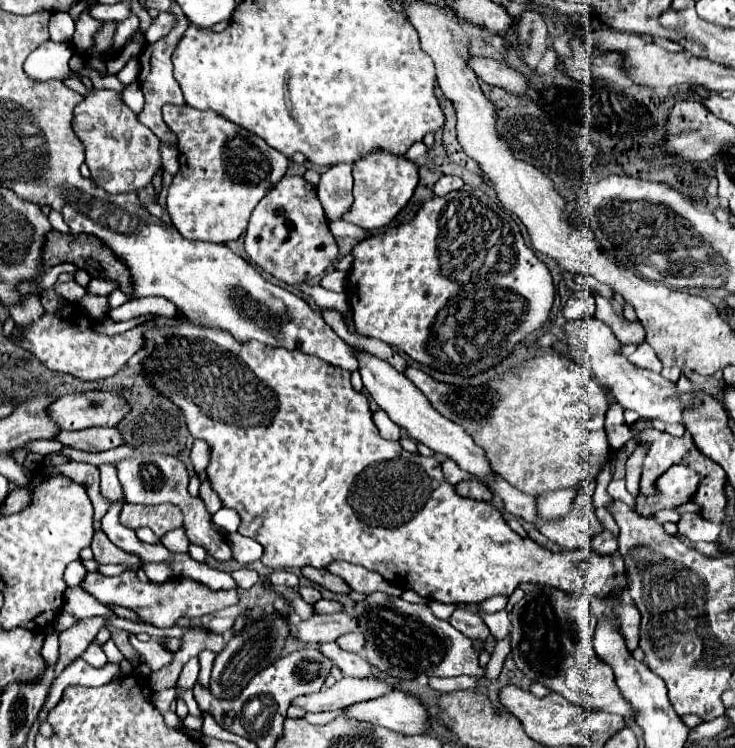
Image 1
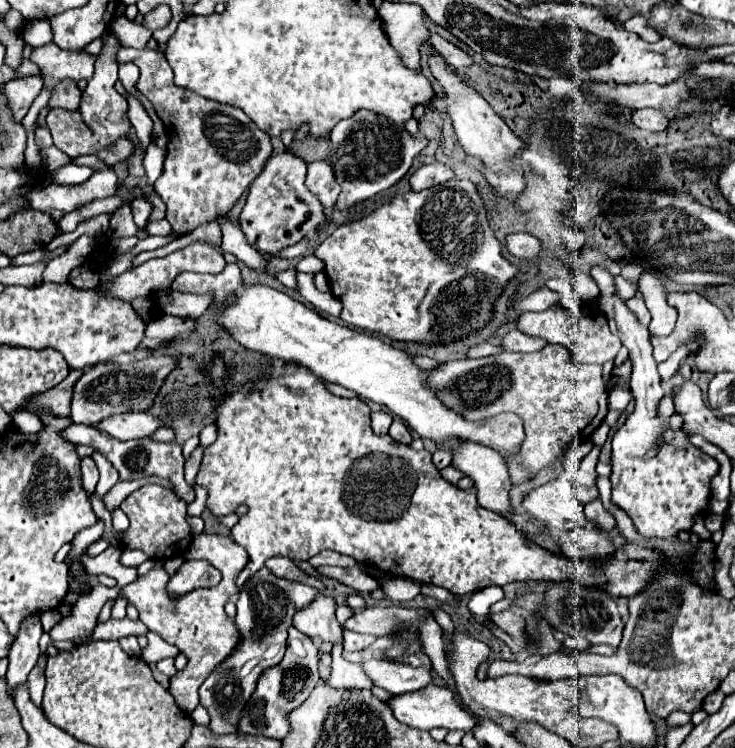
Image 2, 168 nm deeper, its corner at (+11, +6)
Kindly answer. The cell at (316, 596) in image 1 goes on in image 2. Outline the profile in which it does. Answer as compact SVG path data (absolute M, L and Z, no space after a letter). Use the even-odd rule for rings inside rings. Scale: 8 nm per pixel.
M268 568L258 570L244 586L244 590L240 592L240 598L236 602L236 618L234 624L240 632L240 644L234 648L234 652L222 660L208 676L208 680L204 680L204 684L200 686L200 704L208 708L212 722L210 726L214 728L214 732L236 732L236 722L238 722L238 714L240 708L244 708L252 688L256 686L256 676L262 672L262 668L266 668L266 664L278 664L284 656L286 650L286 638L288 638L288 628L292 626L292 618L296 614L296 584L300 582L290 582L290 580L282 580L272 576L272 572L268 572Z

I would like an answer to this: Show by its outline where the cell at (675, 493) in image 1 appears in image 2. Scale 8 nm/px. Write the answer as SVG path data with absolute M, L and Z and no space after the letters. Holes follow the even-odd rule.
M594 264L590 274L600 288L600 310L606 314L612 334L628 348L632 360L630 386L636 406L612 440L612 502L632 518L636 530L644 538L674 540L680 530L690 530L696 514L706 514L710 478L718 472L718 462L696 446L676 450L662 442L662 432L668 424L656 420L656 406L664 396L664 390L652 356L652 344L648 342L648 328L640 326L626 304L614 296L614 278L606 268Z

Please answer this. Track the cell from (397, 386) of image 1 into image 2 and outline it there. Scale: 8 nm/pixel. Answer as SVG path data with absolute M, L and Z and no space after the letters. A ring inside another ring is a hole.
M456 436L448 438L448 440L436 440L434 444L436 444L436 448L442 448L442 450L450 452L452 454L452 466L456 470L460 470L464 476L468 476L470 480L474 480L478 502L484 508L488 508L492 512L498 512L498 514L512 512L510 498L508 498L508 492L510 492L512 484L510 484L510 476L504 468L504 460L502 460L500 454L496 454L492 448L488 448L484 444L470 442L470 440L458 440Z

